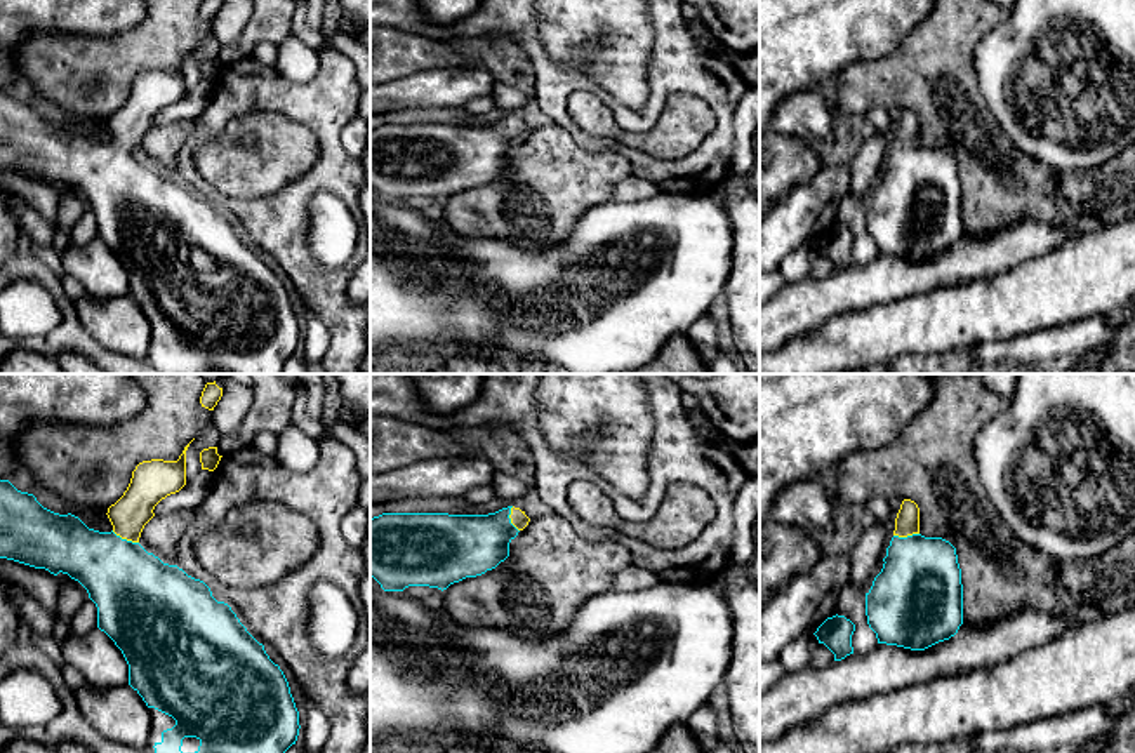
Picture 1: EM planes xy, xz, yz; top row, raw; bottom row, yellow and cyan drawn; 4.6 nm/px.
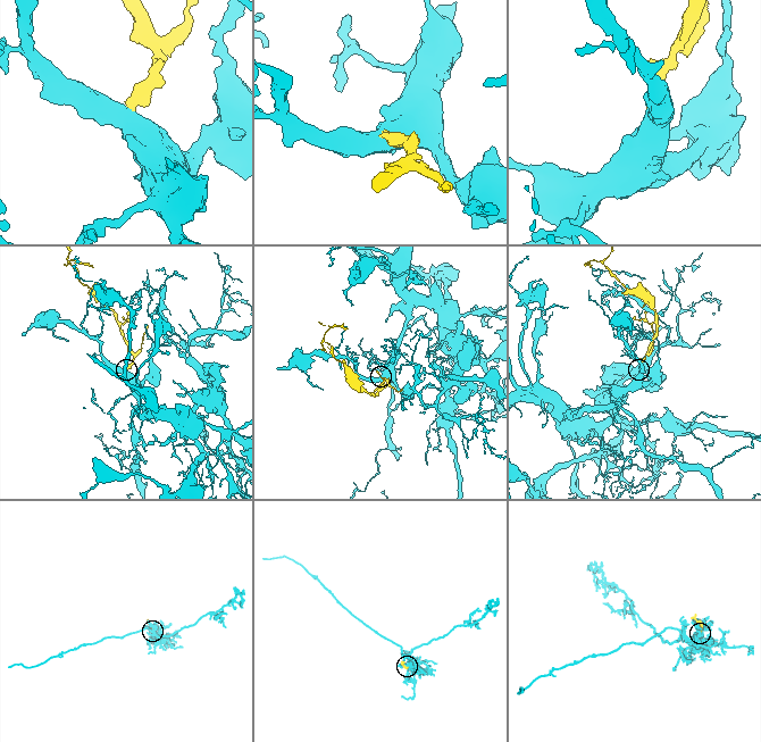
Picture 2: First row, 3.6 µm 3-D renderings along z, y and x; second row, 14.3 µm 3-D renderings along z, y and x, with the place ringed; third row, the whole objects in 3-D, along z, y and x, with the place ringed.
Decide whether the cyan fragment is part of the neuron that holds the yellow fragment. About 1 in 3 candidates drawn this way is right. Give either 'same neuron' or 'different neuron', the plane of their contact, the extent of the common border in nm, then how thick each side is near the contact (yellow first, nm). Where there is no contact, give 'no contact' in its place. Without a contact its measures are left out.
same neuron | xy | 140 nm | 170/380 nm

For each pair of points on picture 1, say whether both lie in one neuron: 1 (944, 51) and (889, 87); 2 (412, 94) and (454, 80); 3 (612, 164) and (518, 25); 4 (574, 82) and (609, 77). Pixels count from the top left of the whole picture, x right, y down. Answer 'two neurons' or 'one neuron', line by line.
1: one neuron
2: one neuron
3: two neurons
4: two neurons

